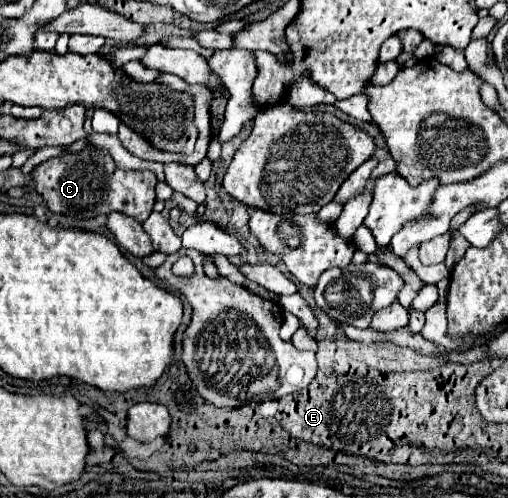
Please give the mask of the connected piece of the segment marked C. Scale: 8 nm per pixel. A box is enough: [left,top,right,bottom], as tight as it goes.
[31,145,157,223]

